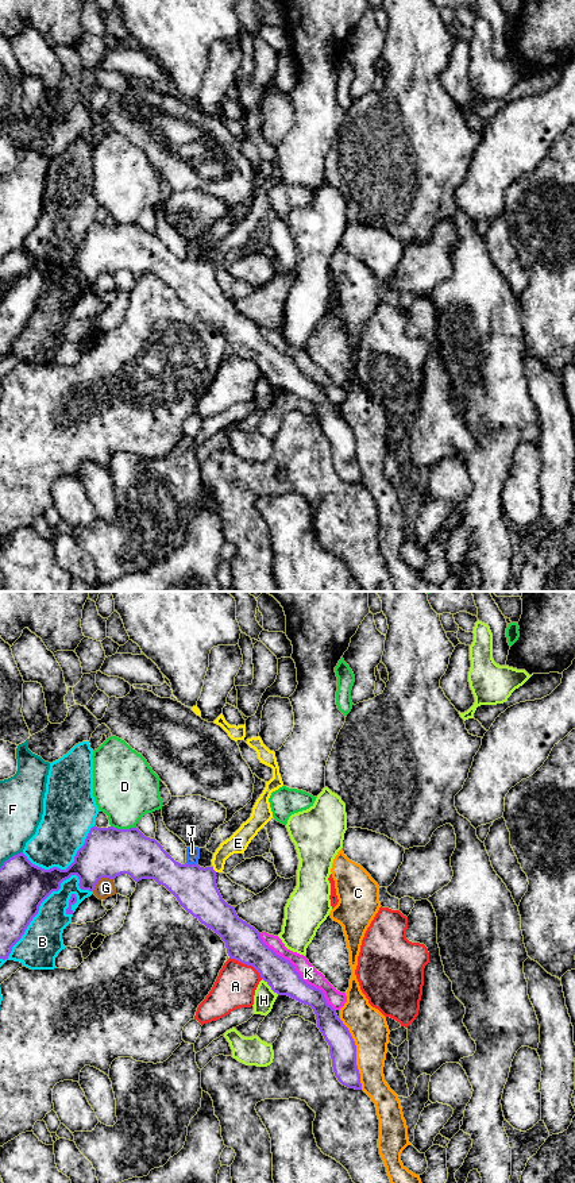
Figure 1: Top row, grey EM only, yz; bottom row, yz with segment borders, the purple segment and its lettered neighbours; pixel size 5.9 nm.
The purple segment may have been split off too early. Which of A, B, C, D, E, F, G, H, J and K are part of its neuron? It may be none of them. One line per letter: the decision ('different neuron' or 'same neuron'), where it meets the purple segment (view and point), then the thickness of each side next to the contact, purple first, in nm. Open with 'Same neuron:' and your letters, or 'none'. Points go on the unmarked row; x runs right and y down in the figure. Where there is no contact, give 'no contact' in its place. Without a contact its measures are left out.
Same neuron: none
A: different neuron; contact yz (247, 359); calibres 220 and 240 nm
B: different neuron; contact yz (42, 296); calibres 280 and 240 nm
C: different neuron; contact yz (355, 449); calibres 160 and 220 nm
D: different neuron; contact yz (123, 224); calibres 300 and 380 nm
E: different neuron; contact yz (213, 265); calibres 260 and 120 nm
F: different neuron; contact yz (10, 253); calibres 280 and 240 nm
G: different neuron; contact yz (100, 273); calibres 300 and 110 nm
H: different neuron; contact yz (270, 381); calibres 190 and 130 nm
J: different neuron; contact yz (192, 259); calibres 260 and 80 nm
K: different neuron; contact yz (297, 367); calibres 190 and 100 nm

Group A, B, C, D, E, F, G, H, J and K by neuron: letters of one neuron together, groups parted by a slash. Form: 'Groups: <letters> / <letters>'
Groups: A / B / C / D / E / F / G / H / J / K

